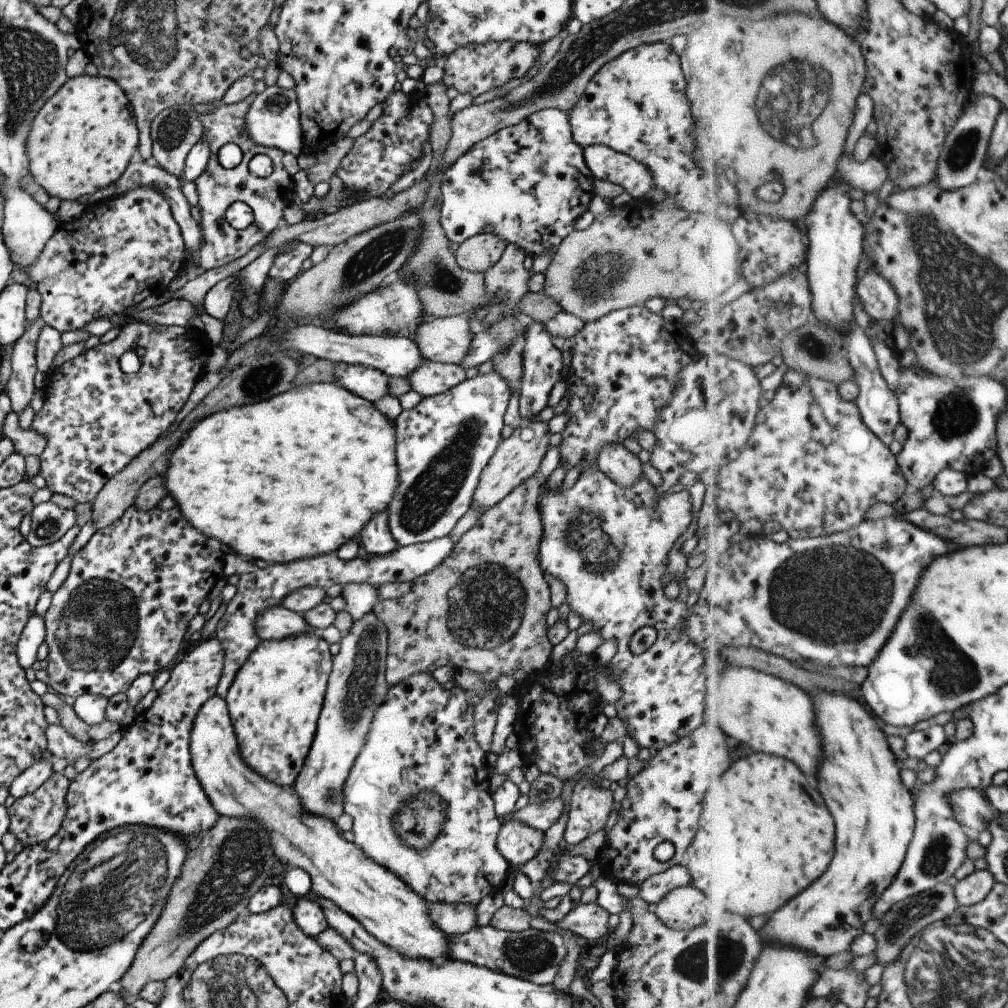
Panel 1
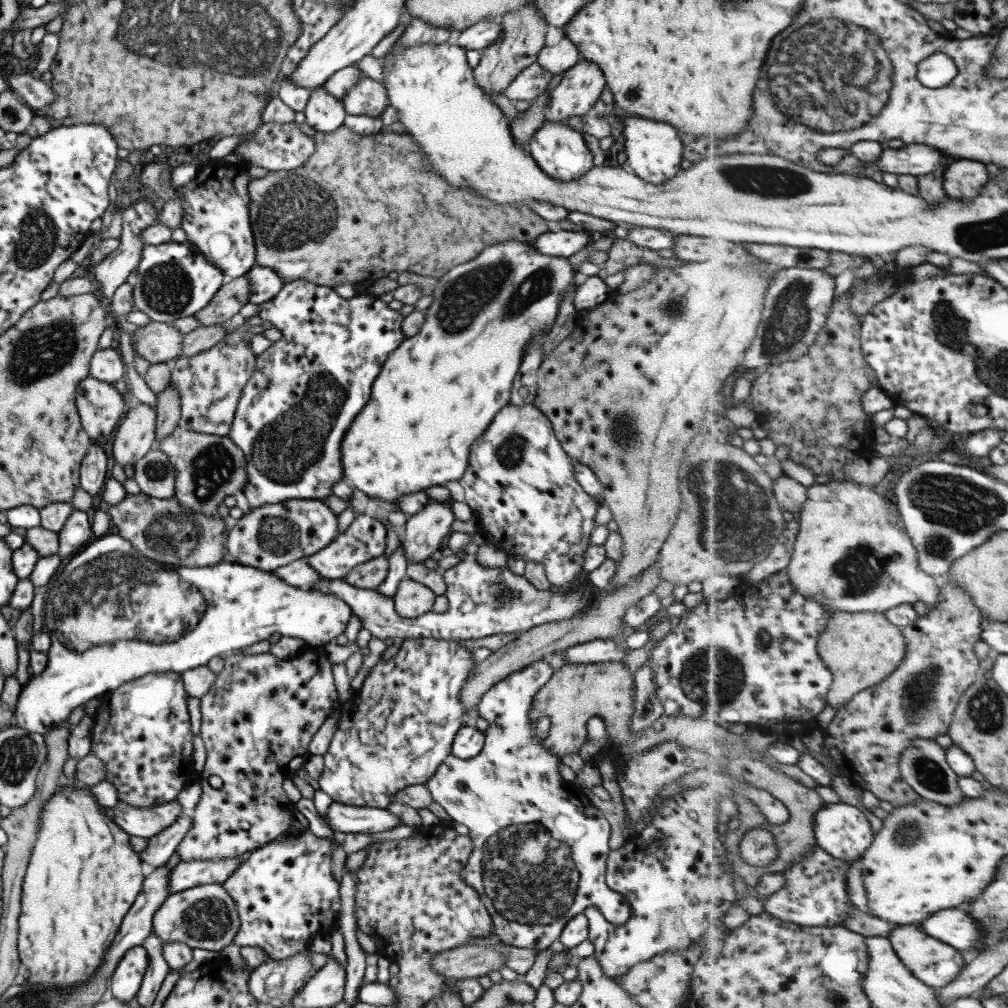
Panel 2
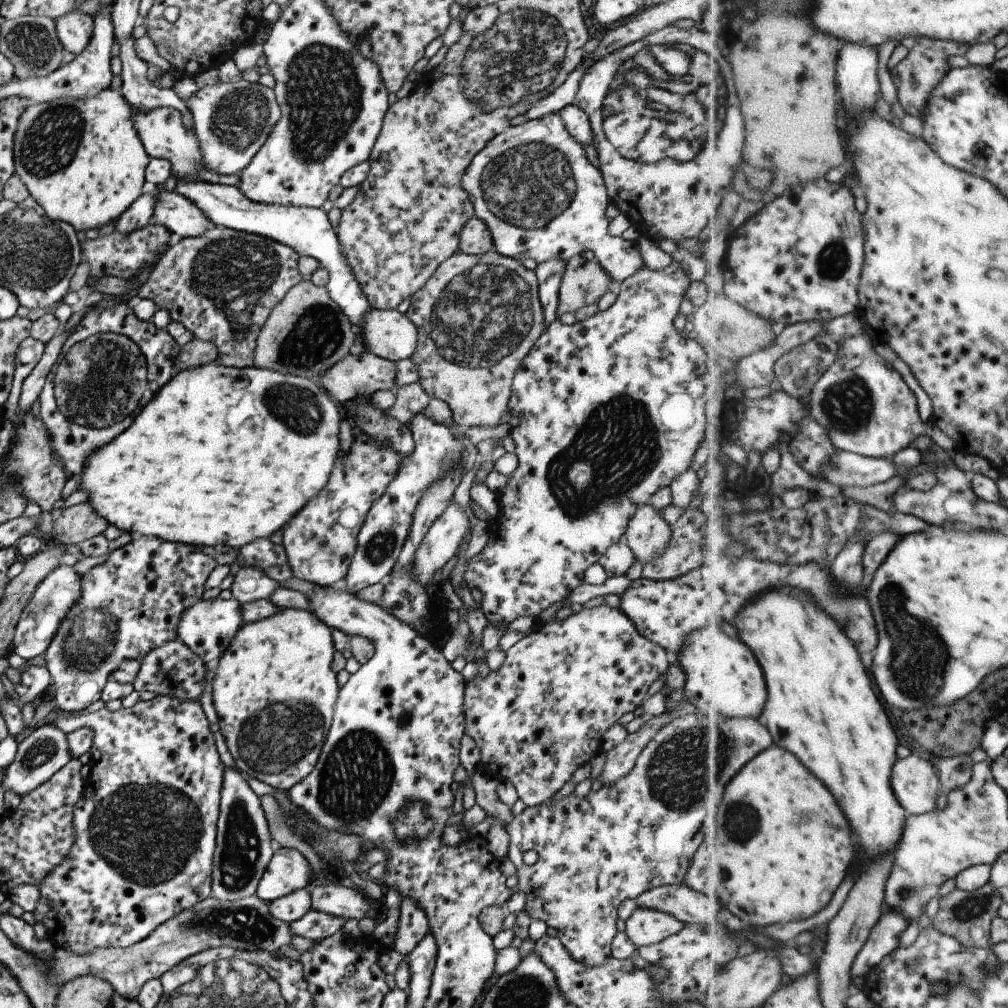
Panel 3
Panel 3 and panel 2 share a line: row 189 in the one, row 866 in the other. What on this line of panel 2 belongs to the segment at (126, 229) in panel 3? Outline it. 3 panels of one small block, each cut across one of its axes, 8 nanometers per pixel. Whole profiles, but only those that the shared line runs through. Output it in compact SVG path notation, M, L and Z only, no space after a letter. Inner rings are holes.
M185 812L179 813L175 821L167 825L165 830L147 838L146 847L139 852L139 859L143 863L149 863L152 867L163 867L169 860L169 856L175 852L185 832L189 830L191 820Z

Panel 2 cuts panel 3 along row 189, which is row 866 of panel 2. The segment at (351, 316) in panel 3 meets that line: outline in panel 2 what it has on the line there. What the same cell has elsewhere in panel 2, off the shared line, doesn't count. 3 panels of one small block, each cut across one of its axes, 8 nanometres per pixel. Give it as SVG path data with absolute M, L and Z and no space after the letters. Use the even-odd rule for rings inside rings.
M236 857L179 862L170 870L166 890L170 894L176 894L211 882L222 884L241 864L239 860Z

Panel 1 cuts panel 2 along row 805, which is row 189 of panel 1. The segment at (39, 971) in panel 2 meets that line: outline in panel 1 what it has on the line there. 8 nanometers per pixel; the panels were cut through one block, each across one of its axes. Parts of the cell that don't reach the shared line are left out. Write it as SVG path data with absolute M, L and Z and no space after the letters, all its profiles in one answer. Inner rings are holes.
M79 75L68 78L63 86L47 99L31 120L29 134L25 138L28 173L37 186L41 186L50 198L76 200L79 196L114 184L133 158L138 148L138 130L131 105L122 88L107 77Z

